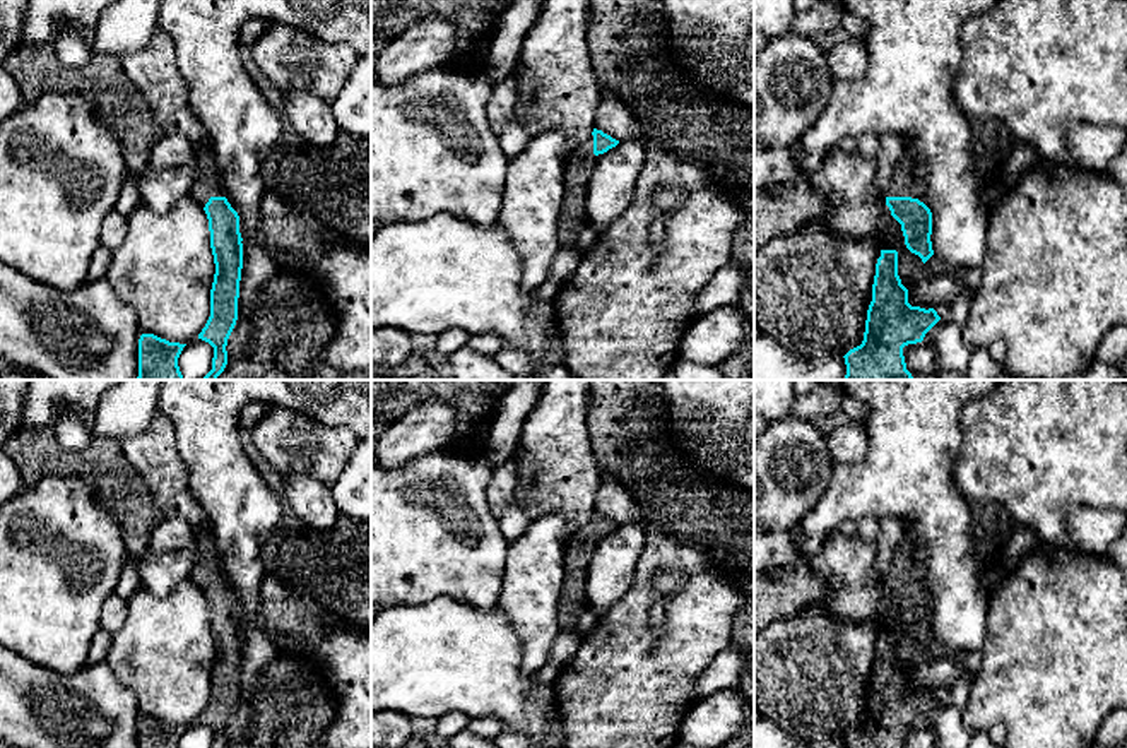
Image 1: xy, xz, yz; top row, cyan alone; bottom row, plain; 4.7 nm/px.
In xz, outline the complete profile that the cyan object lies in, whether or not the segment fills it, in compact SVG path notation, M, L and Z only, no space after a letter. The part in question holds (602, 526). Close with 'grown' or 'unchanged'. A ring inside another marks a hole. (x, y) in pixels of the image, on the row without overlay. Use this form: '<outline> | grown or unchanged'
M593 512L592 519L571 537L564 551L564 585L558 599L558 620L564 632L575 632L581 613L590 606L585 596L587 568L597 544L619 524Z | grown

